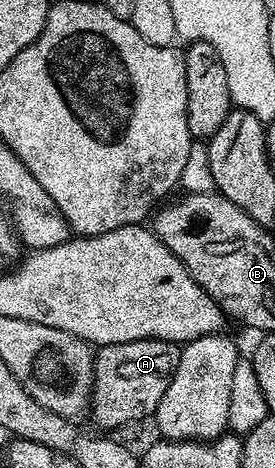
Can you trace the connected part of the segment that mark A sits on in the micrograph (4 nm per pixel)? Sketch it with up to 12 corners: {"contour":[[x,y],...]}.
{"contour":[[107,343],[88,400],[98,427],[153,416],[181,348]]}

